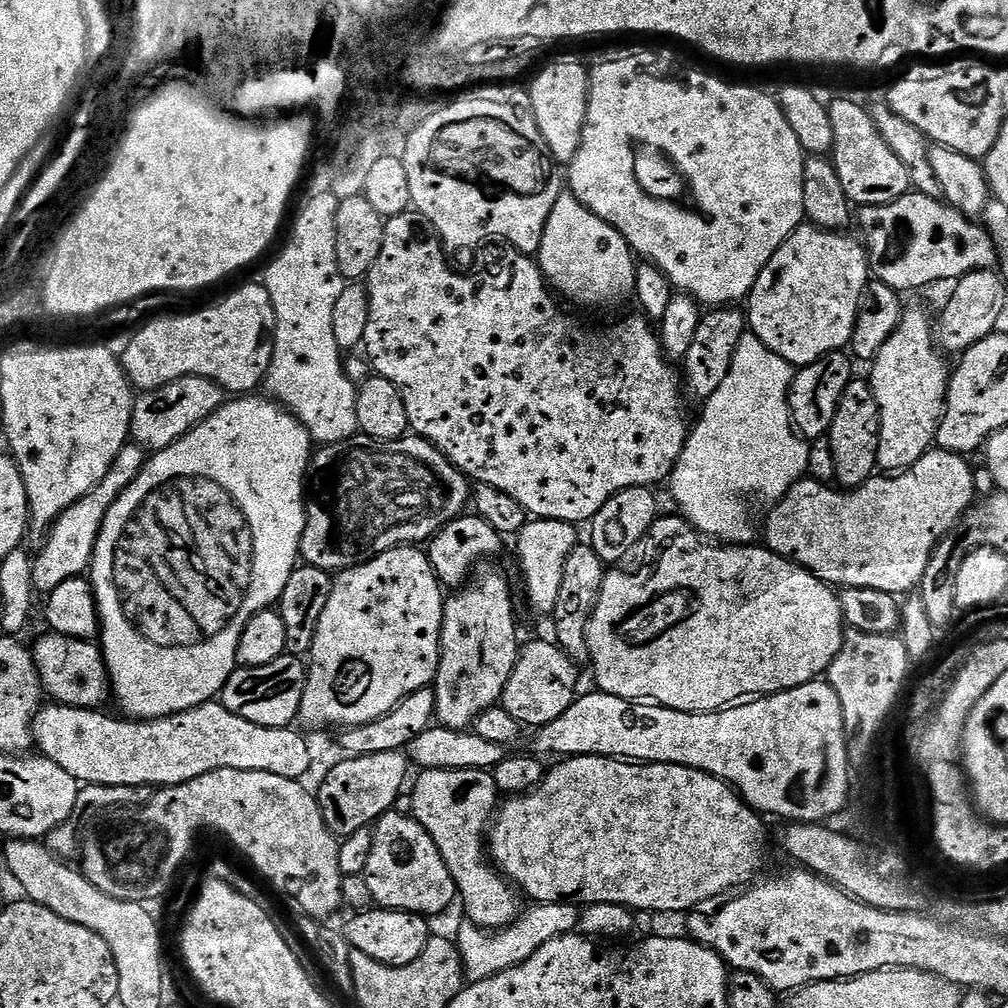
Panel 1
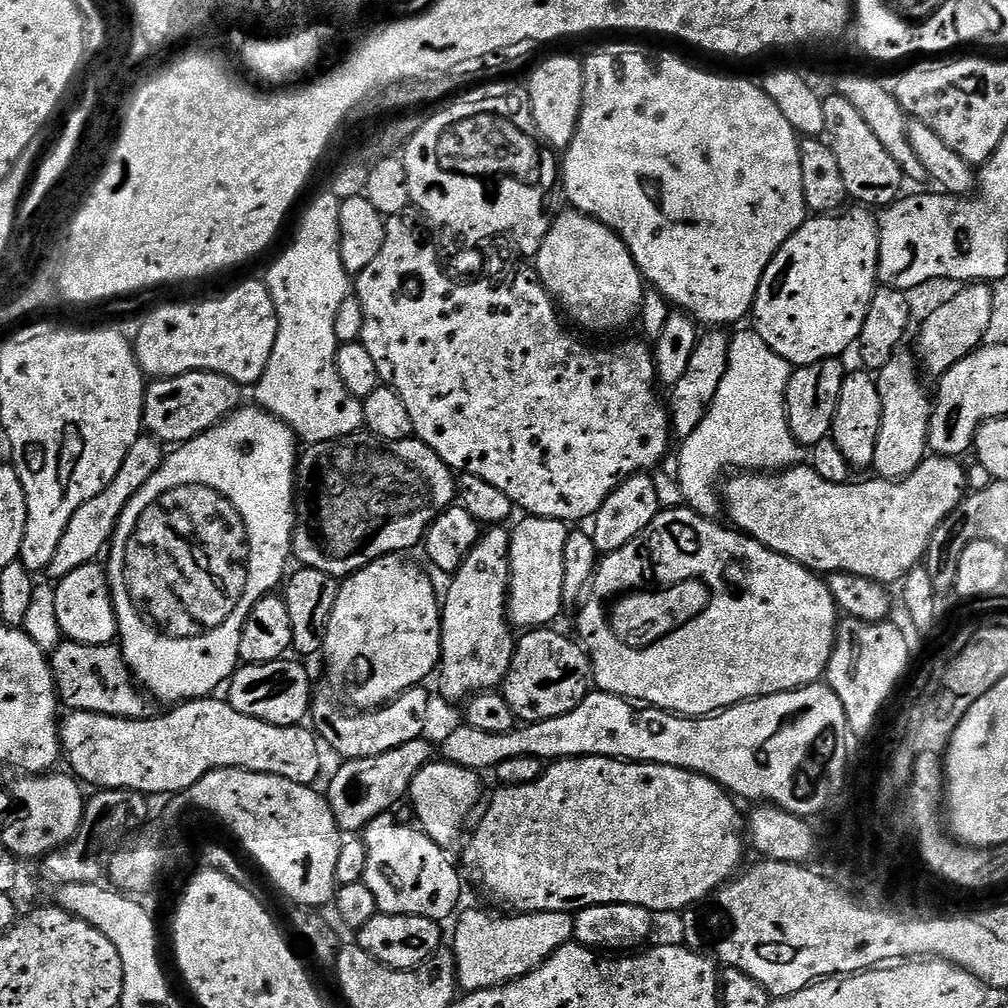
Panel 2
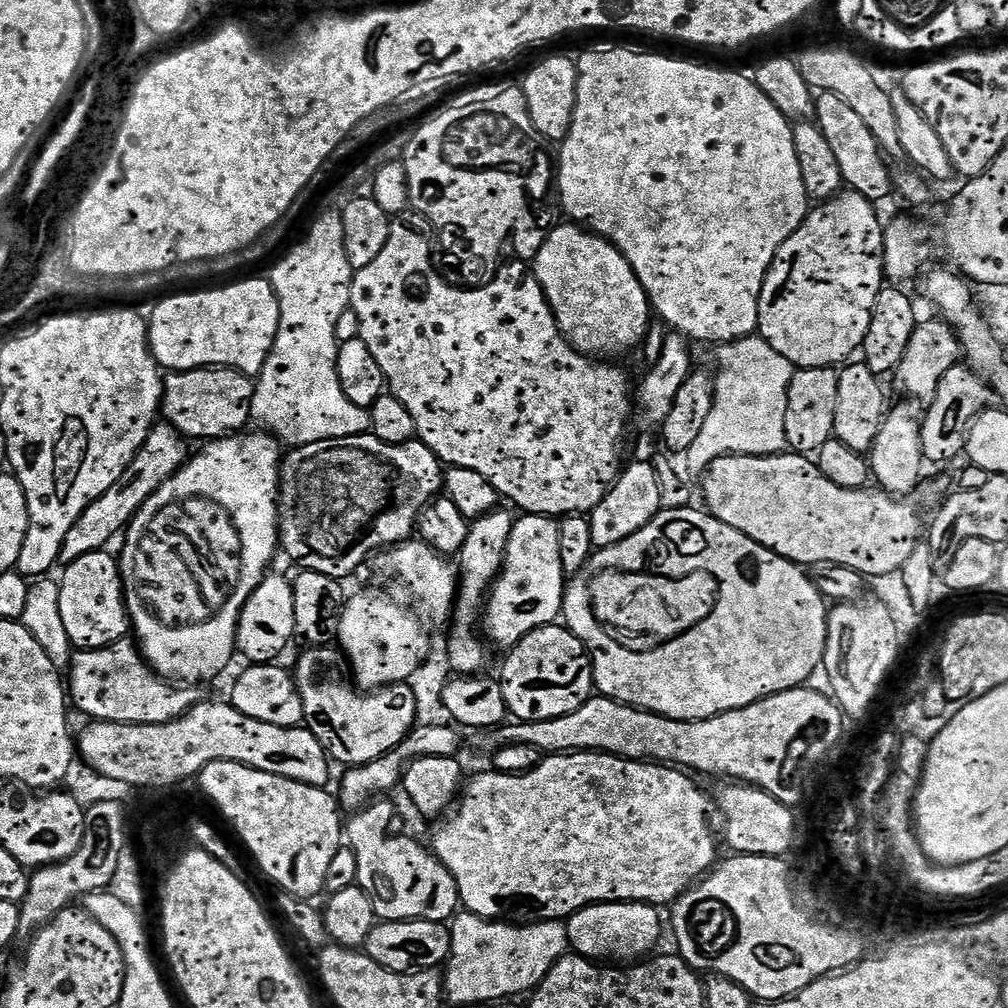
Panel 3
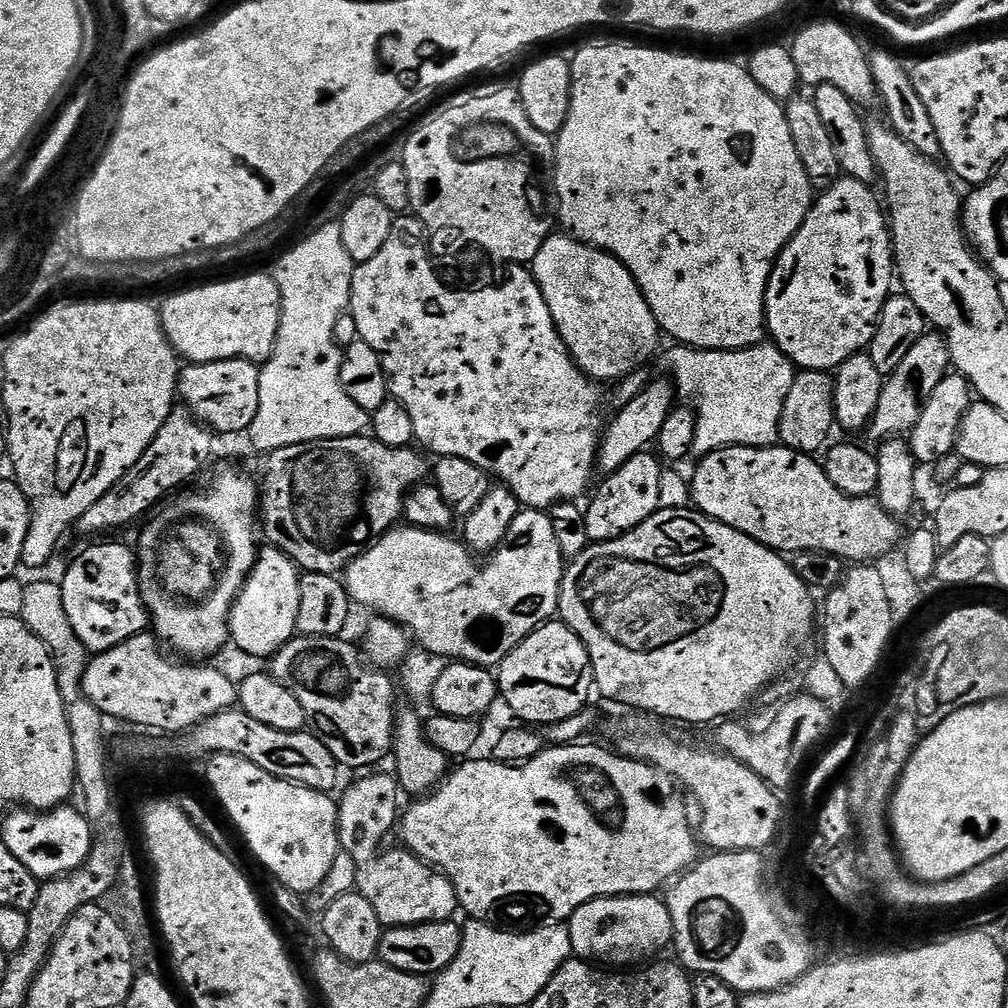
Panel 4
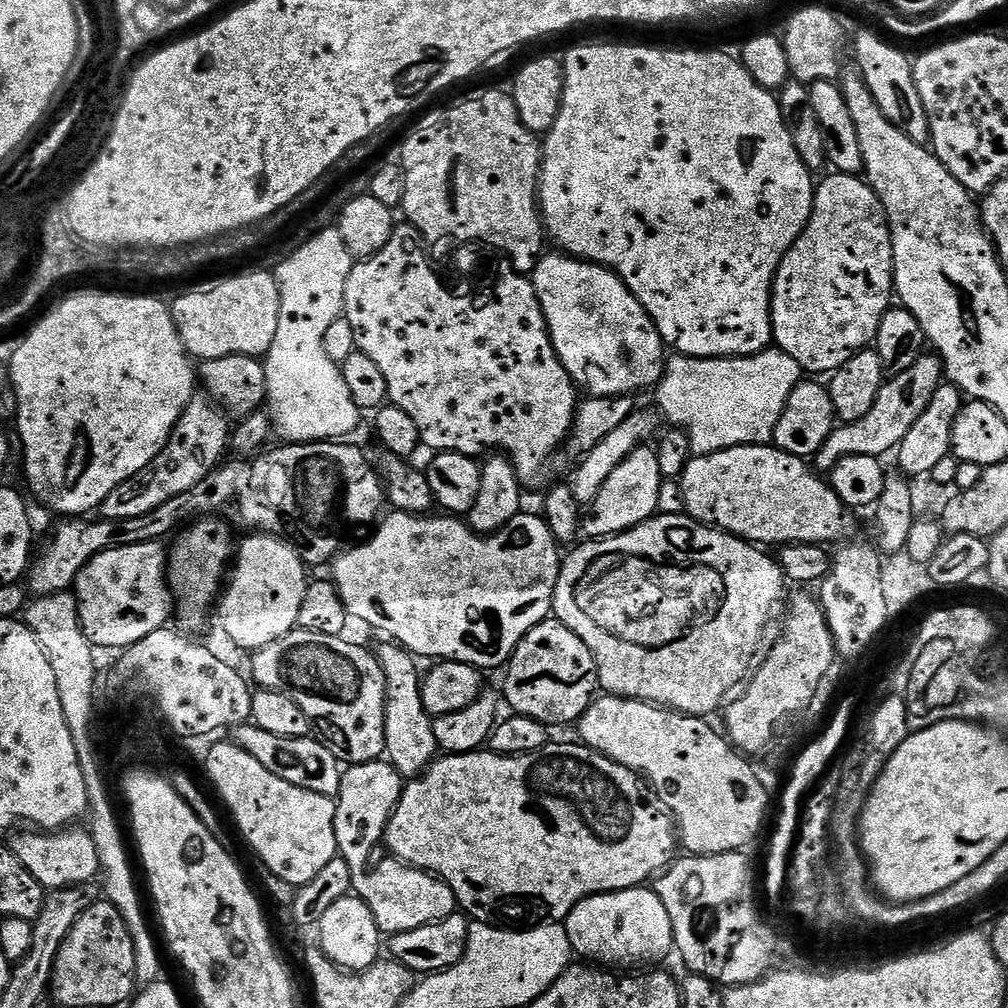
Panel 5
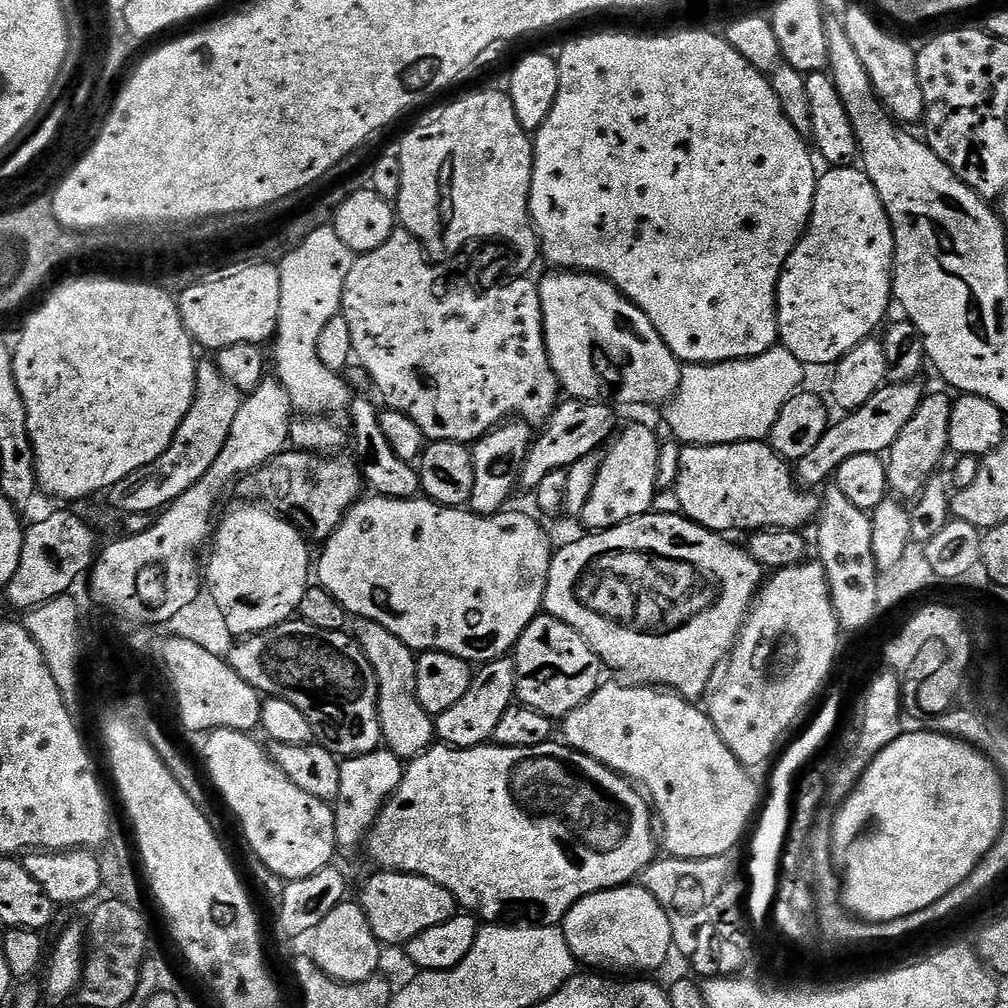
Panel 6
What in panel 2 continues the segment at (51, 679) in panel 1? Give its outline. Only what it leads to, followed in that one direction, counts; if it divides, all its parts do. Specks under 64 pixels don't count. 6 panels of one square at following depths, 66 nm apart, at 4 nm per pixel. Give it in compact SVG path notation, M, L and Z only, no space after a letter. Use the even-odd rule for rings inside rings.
M65 639L50 653L56 695L65 709L73 712L97 712L127 720L143 720L149 715L149 697L138 687L128 663L115 643L86 646Z

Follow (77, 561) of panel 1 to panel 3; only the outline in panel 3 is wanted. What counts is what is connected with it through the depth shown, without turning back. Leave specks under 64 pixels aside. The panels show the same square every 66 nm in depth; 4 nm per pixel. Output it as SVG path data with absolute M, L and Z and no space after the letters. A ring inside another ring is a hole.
M157 423L146 438L142 450L138 450L138 454L122 474L122 478L118 478L118 482L114 482L114 486L110 486L110 490L106 490L106 494L97 498L81 514L78 522L74 522L74 526L70 526L70 534L66 534L66 542L62 542L59 563L66 566L70 562L82 558L82 554L107 549L108 543L116 535L117 539L127 529L128 523L132 521L137 510L144 505L146 498L150 498L150 494L154 494L154 490L158 490L158 486L162 486L162 482L166 482L184 465L184 461L190 455L190 449L187 446L189 447L185 437L181 436L171 424Z

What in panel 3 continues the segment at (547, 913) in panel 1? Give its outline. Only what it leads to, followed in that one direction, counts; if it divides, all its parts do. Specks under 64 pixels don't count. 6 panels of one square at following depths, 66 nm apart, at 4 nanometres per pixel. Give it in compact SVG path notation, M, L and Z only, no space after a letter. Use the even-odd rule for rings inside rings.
M467 910L457 911L450 924L452 955L446 961L444 994L447 1003L488 1004L507 996L531 993L569 951L568 925L559 920L534 924L487 920Z

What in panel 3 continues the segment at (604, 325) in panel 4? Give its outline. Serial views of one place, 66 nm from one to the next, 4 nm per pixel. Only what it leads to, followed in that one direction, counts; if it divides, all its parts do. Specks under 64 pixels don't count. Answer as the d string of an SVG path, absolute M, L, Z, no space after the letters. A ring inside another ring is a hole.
M563 222L557 228L553 227L549 231L548 237L542 242L542 246L538 250L534 261L534 275L536 281L542 286L544 297L548 299L548 305L552 307L552 313L556 316L556 325L560 327L560 333L567 338L568 343L576 349L577 352L583 352L589 358L616 358L619 352L628 352L631 348L639 349L645 342L645 336L650 325L650 305L648 303L648 295L642 286L642 282L638 282L638 278L634 274L634 270L630 266L630 262L626 262L624 255L613 246L608 240L596 235L595 232L575 223Z

